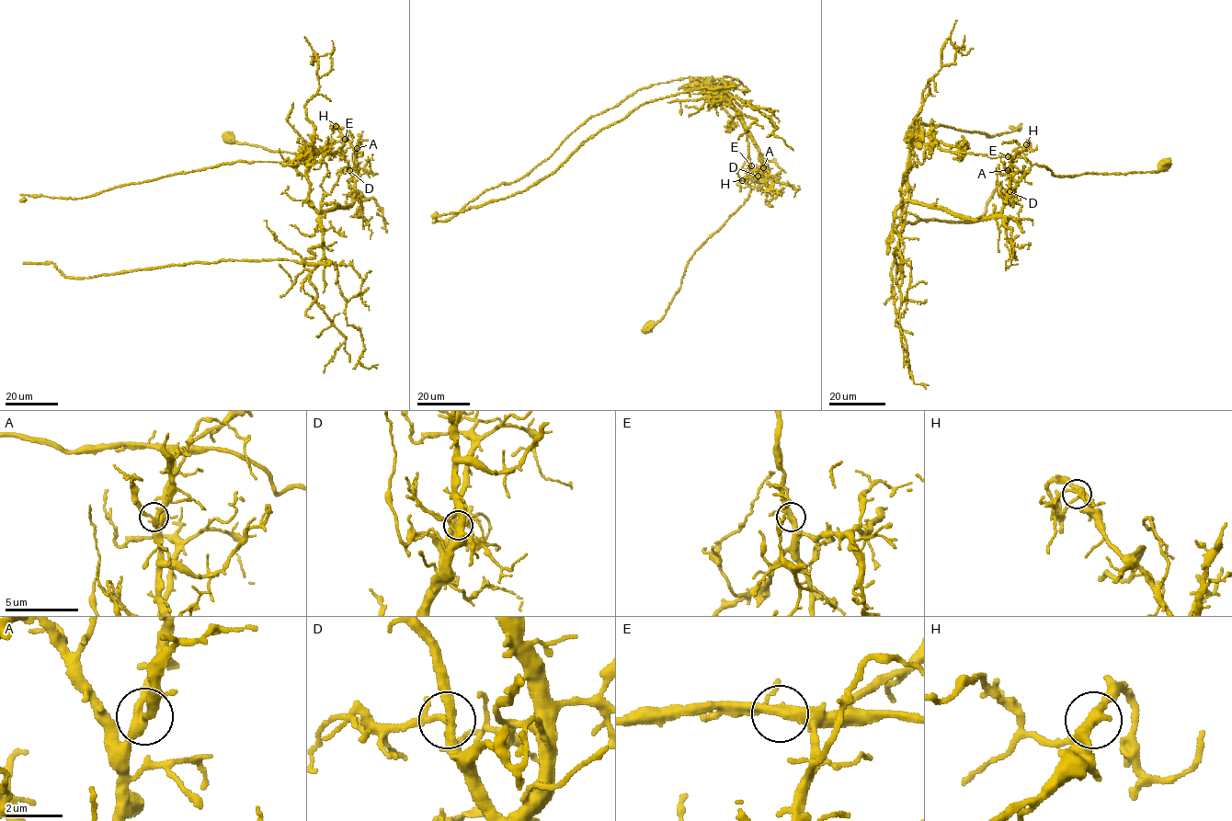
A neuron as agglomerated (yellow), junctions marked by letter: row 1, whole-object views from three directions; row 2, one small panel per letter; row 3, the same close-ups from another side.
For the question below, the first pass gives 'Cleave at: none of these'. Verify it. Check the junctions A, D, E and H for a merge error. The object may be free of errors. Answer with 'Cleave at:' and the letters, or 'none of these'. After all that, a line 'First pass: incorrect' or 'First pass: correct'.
Cleave at: E
First pass: incorrect

